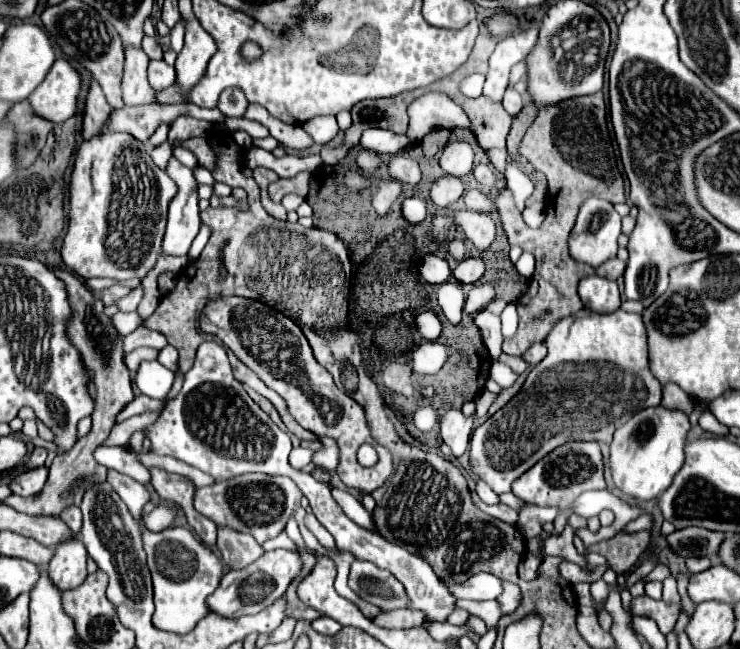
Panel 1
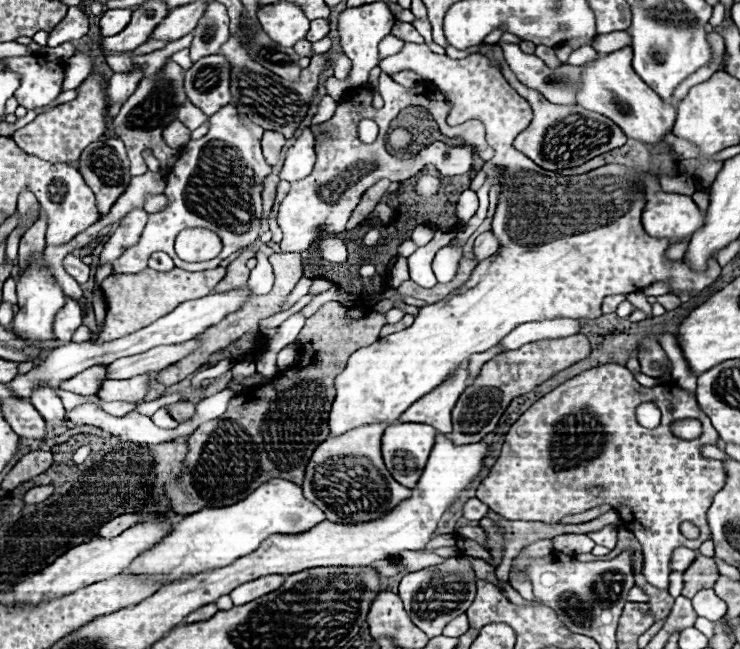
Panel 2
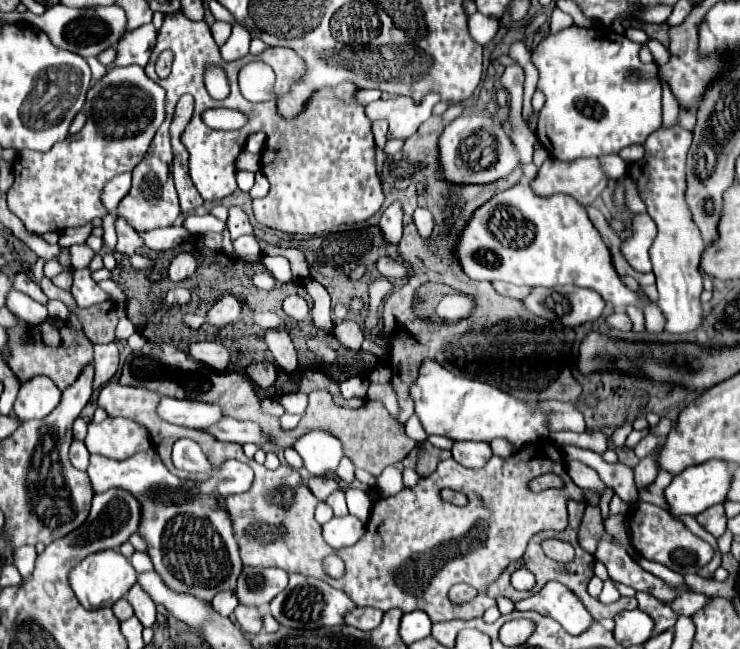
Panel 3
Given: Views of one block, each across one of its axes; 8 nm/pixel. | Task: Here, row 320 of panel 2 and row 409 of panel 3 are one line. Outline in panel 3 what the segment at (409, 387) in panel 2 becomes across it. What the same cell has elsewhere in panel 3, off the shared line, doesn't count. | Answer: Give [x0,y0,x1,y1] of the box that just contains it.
[410,360,548,450]

